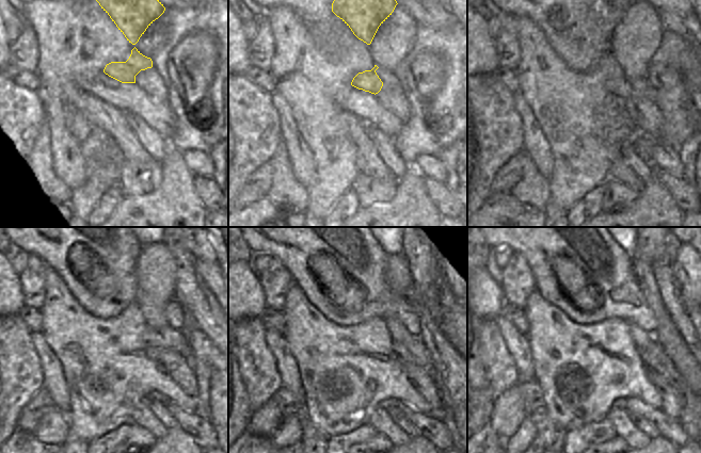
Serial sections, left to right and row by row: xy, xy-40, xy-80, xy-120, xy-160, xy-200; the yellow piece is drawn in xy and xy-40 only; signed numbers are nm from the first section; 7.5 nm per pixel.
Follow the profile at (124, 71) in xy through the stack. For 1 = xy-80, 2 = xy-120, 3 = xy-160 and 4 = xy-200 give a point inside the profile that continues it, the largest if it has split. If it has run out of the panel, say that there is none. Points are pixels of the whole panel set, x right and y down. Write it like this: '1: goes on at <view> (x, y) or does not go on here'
1: goes on at xy-80 (621, 87)
2: goes on at xy-120 (165, 338)
3: goes on at xy-160 (413, 350)
4: goes on at xy-200 (653, 355)

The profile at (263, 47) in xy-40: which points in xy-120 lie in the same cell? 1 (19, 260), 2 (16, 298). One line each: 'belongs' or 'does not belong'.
1: does not belong
2: does not belong

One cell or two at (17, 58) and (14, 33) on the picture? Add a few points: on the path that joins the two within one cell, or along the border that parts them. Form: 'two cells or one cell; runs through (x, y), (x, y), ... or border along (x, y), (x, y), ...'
two cells; border along (24, 25), (20, 33), (11, 43)

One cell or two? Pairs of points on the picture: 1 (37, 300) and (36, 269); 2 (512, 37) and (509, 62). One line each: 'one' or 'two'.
1: one
2: one

